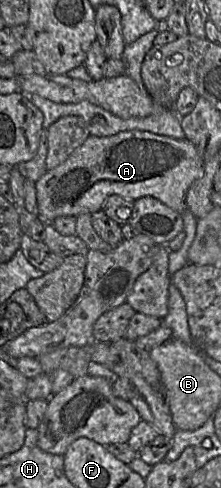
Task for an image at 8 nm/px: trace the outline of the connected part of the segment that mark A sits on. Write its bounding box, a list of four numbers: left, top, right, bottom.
[35,130,203,225]

